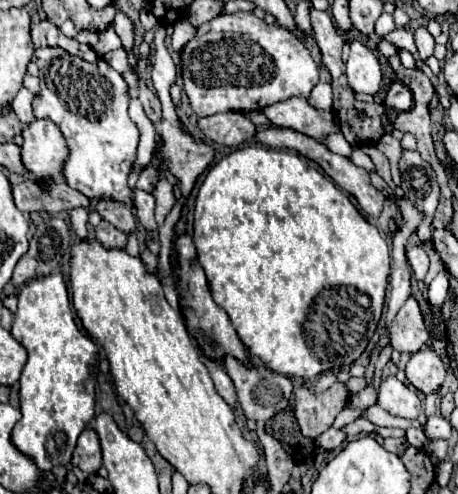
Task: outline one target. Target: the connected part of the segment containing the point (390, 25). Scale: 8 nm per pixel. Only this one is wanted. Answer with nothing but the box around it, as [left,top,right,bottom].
[374,13,396,35]

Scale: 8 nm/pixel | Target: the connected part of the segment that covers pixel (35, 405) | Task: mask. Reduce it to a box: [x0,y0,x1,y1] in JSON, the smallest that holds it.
[10,273,98,471]

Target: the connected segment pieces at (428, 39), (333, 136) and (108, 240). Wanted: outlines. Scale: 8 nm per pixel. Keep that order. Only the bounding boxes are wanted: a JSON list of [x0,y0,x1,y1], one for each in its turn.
[[414,25,434,59],[324,131,352,157],[96,221,126,249]]

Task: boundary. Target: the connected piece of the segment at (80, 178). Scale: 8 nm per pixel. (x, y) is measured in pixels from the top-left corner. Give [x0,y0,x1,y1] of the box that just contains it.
[32,47,140,205]

